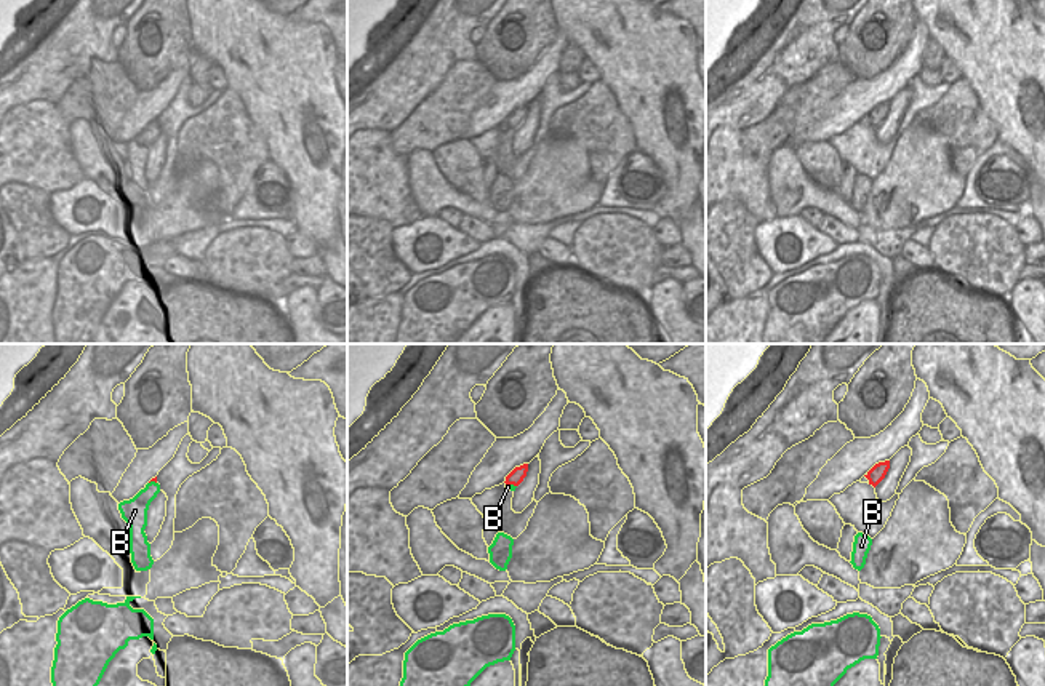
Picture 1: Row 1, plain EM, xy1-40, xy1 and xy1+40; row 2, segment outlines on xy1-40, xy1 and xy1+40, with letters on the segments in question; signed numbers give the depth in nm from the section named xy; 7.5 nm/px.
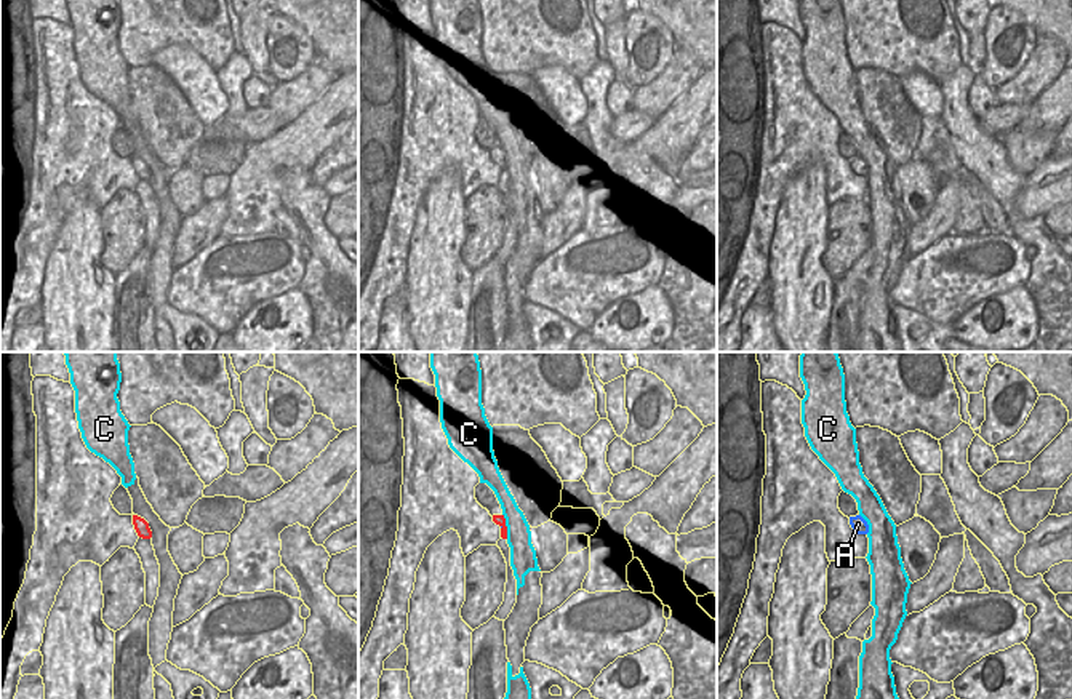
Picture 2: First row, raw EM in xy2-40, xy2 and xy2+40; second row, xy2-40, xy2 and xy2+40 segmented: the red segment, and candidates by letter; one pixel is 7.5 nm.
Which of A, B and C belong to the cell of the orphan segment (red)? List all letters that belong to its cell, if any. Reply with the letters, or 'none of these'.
A.

